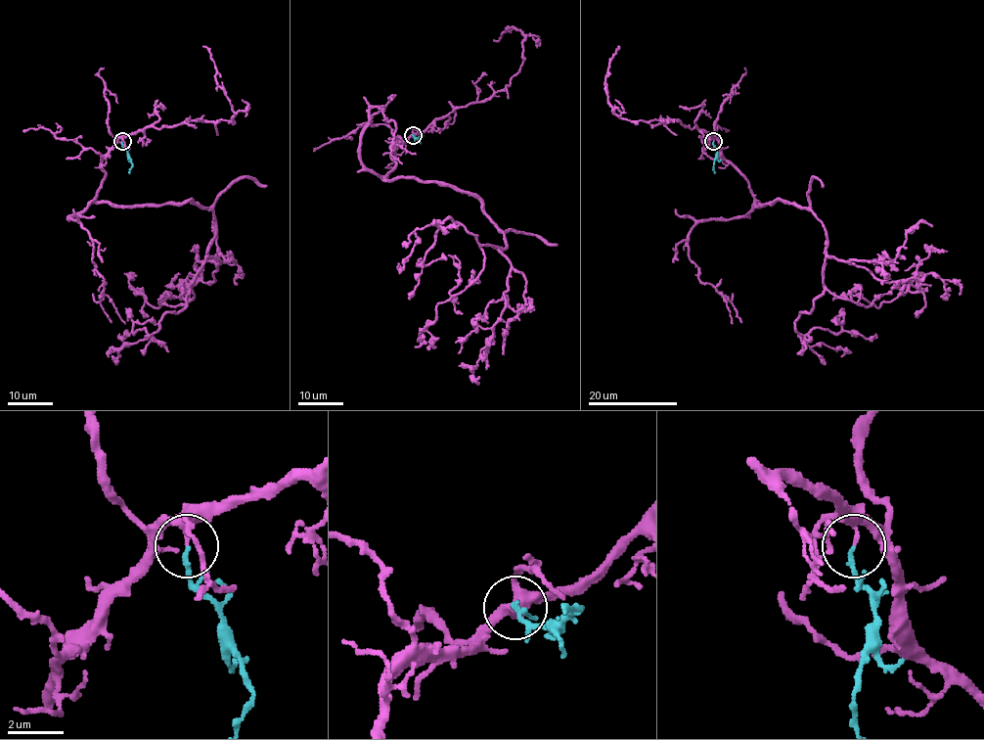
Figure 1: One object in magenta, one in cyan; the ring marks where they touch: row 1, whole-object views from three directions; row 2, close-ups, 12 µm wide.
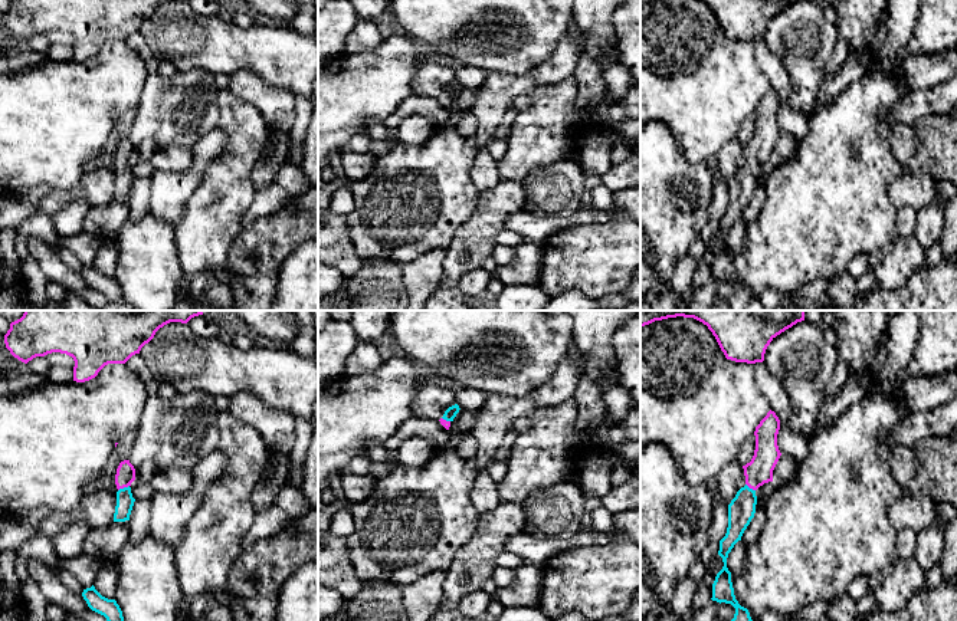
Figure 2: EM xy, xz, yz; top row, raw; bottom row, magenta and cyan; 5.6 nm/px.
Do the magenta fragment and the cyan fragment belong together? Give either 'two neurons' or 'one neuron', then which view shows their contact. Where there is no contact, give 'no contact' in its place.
one neuron; meets magenta in xy

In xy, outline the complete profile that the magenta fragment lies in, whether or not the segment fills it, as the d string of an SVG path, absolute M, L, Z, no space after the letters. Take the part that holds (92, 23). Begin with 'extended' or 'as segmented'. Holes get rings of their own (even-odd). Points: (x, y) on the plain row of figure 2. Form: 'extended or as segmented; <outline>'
as segmented; M12 0L6 26L27 42L52 30L73 36L73 59L85 60L108 42L125 42L170 0Z

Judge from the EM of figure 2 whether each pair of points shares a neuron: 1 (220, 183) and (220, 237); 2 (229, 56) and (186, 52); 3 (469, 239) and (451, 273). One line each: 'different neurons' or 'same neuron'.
1: same neuron
2: same neuron
3: same neuron

